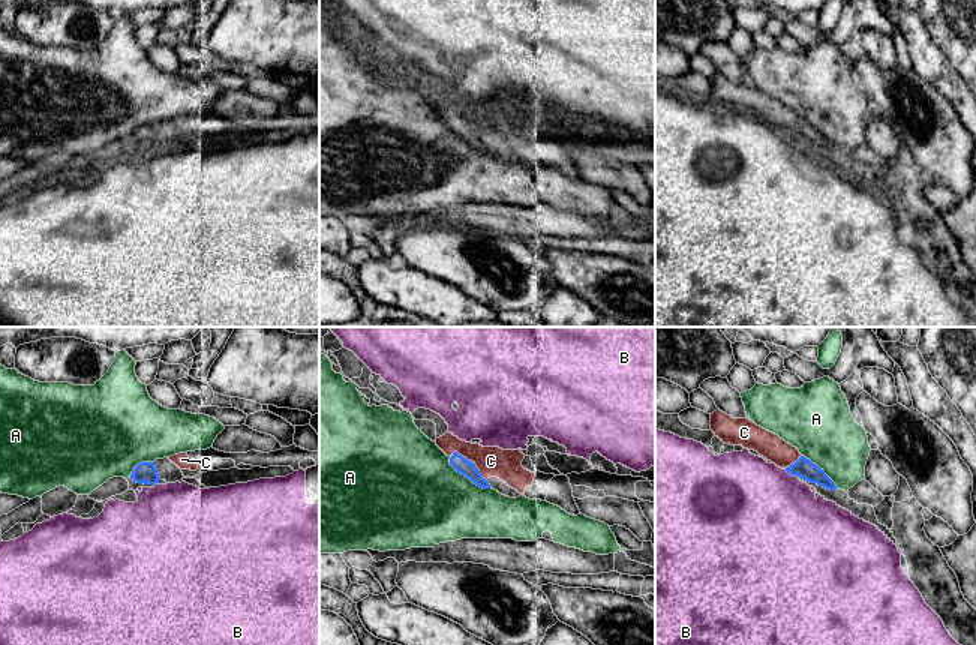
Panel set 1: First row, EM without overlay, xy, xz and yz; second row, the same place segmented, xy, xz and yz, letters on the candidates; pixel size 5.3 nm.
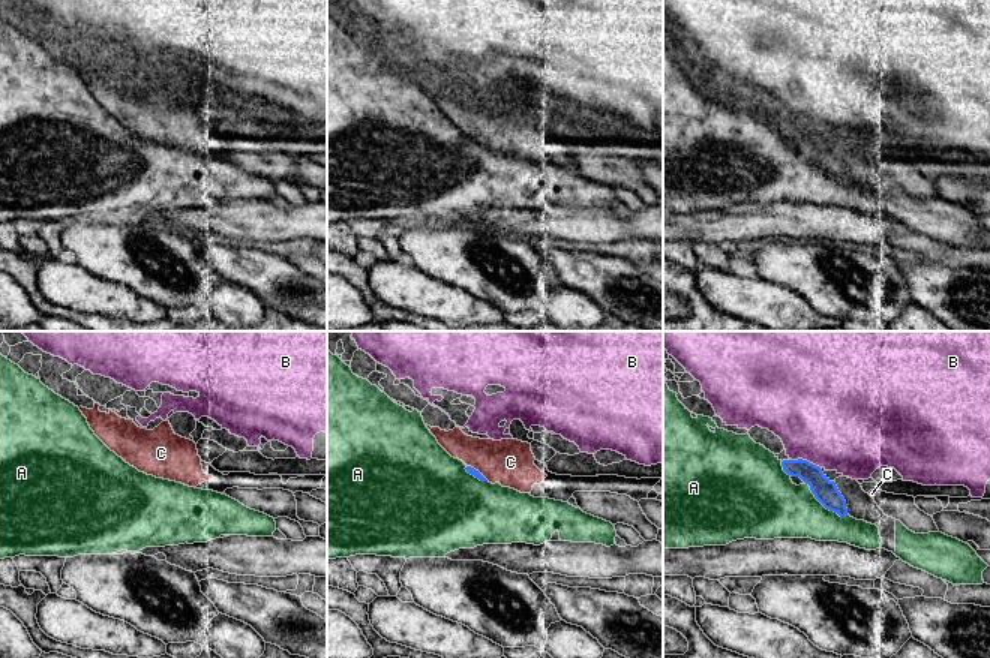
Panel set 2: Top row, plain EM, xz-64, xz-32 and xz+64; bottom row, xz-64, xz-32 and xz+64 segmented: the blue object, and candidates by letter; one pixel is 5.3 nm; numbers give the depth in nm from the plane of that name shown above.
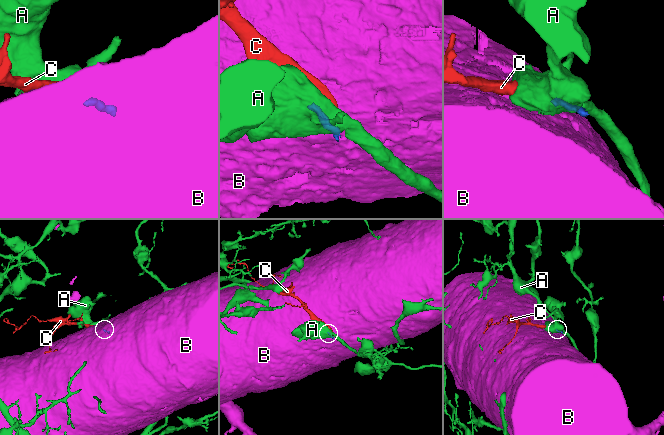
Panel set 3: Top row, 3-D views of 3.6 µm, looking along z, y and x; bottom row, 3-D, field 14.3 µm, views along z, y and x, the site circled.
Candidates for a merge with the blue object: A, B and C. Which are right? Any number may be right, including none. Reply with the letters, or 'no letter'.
C

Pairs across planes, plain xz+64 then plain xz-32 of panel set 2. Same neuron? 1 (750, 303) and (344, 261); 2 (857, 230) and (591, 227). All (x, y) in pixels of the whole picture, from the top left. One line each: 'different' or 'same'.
1: different
2: same

